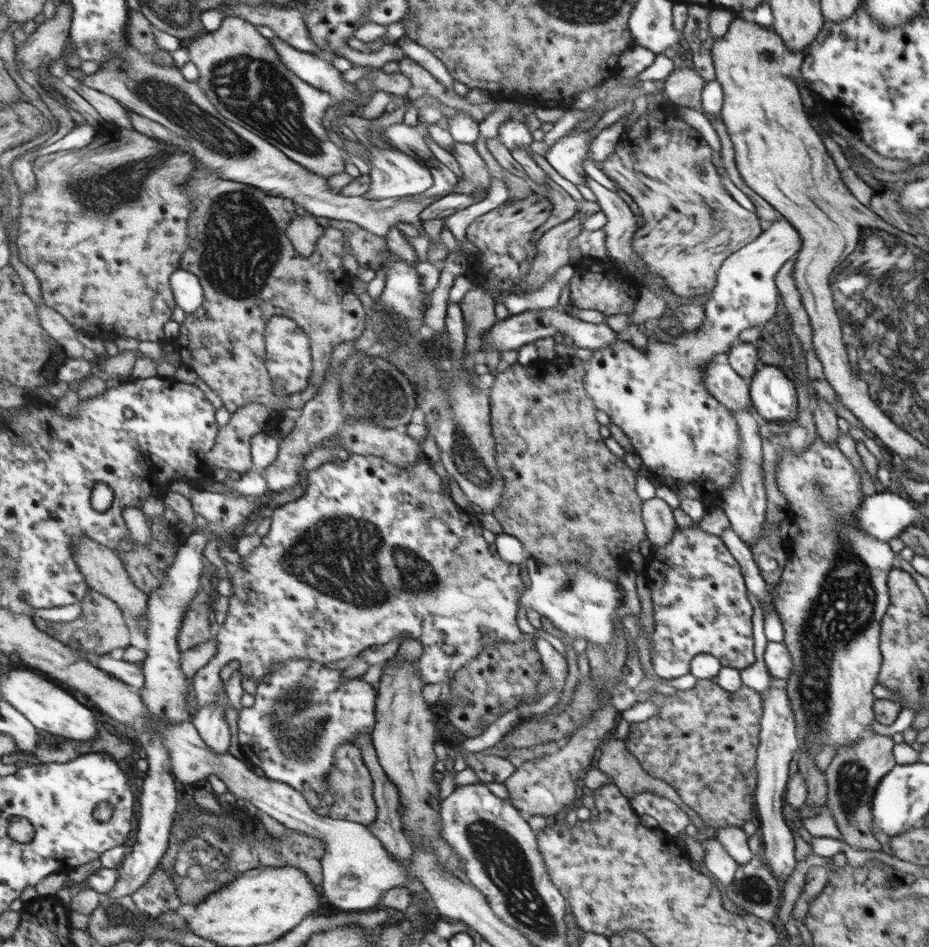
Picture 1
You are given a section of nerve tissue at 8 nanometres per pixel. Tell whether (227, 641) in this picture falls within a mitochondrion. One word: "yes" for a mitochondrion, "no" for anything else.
no

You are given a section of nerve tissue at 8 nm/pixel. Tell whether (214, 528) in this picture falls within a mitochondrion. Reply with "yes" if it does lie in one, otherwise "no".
no

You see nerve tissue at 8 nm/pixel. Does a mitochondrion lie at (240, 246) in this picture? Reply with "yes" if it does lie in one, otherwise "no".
yes

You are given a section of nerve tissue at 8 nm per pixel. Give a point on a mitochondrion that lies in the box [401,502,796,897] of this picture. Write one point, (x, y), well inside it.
(447, 858)

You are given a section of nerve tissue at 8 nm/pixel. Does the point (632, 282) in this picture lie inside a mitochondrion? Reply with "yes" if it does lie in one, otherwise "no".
no

